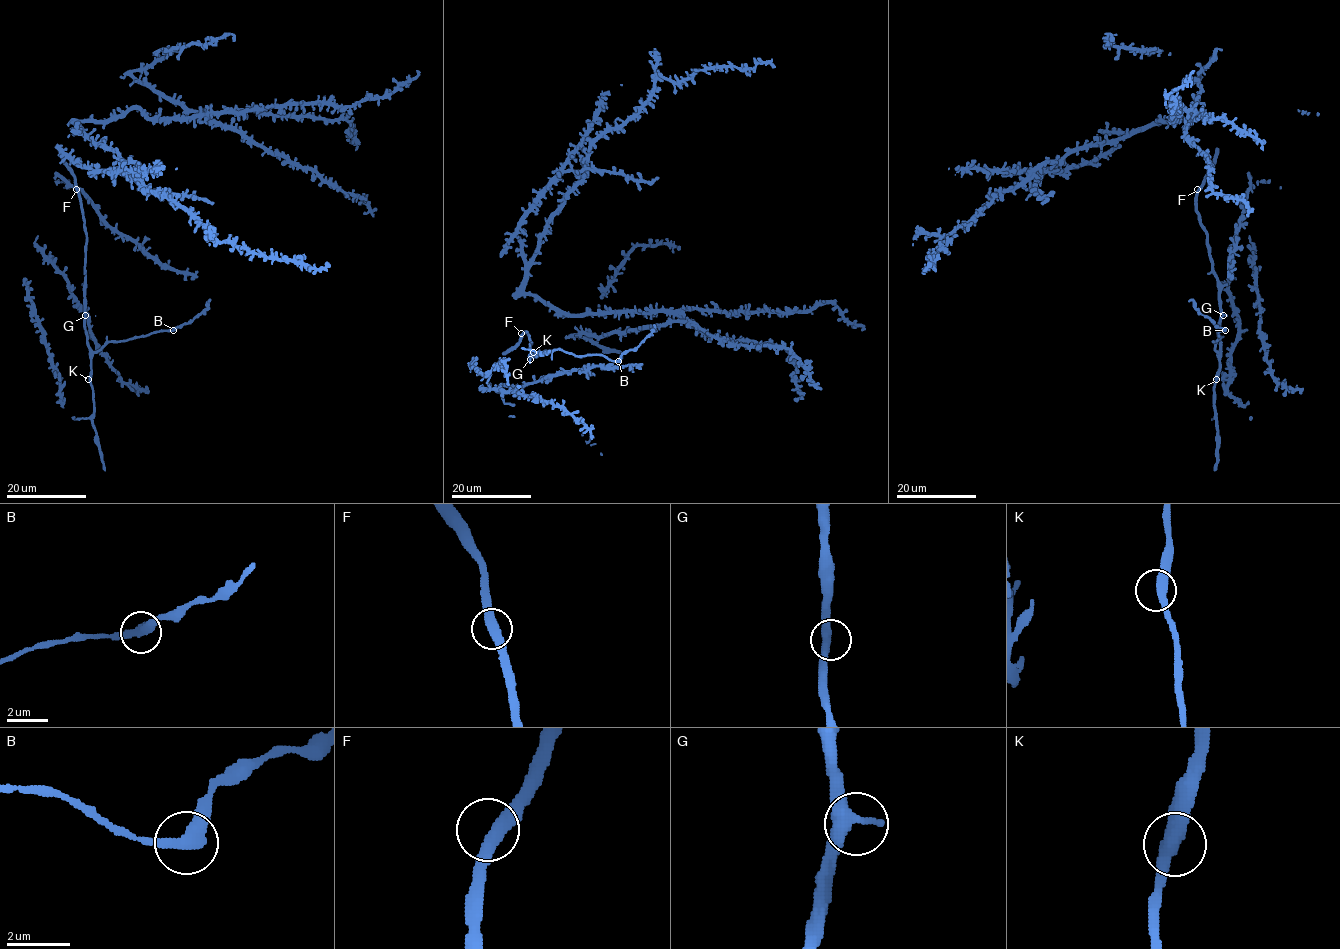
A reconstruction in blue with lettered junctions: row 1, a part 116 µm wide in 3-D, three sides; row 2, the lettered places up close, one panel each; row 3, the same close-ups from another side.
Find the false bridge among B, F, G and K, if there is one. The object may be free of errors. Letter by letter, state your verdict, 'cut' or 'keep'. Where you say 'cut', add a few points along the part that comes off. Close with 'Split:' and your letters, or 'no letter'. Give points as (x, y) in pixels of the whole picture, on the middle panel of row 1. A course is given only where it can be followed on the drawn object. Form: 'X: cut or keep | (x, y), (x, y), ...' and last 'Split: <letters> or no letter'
B: cut | (618, 361), (622, 353), (634, 349), (651, 332), (653, 324)
F: keep
G: keep
K: keep
Split: B

